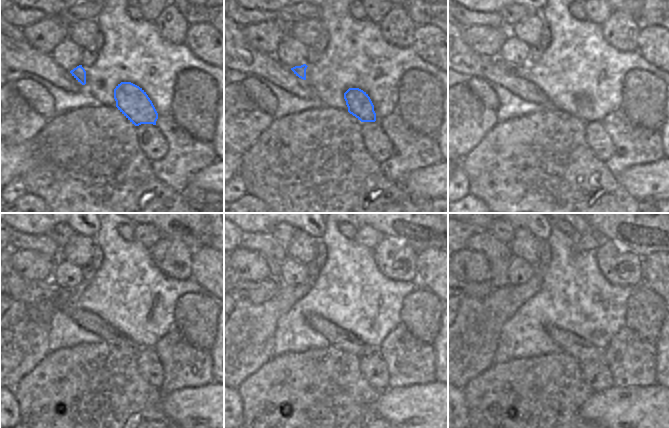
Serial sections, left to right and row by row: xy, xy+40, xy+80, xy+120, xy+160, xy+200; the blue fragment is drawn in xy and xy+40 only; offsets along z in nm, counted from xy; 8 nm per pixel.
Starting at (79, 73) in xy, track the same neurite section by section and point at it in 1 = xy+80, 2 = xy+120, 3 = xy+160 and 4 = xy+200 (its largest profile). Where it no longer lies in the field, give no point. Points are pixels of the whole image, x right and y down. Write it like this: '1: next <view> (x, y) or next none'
1: next xy+80 (518, 70)
2: next xy+120 (40, 290)
3: next xy+160 (256, 292)
4: next xy+200 (474, 289)

